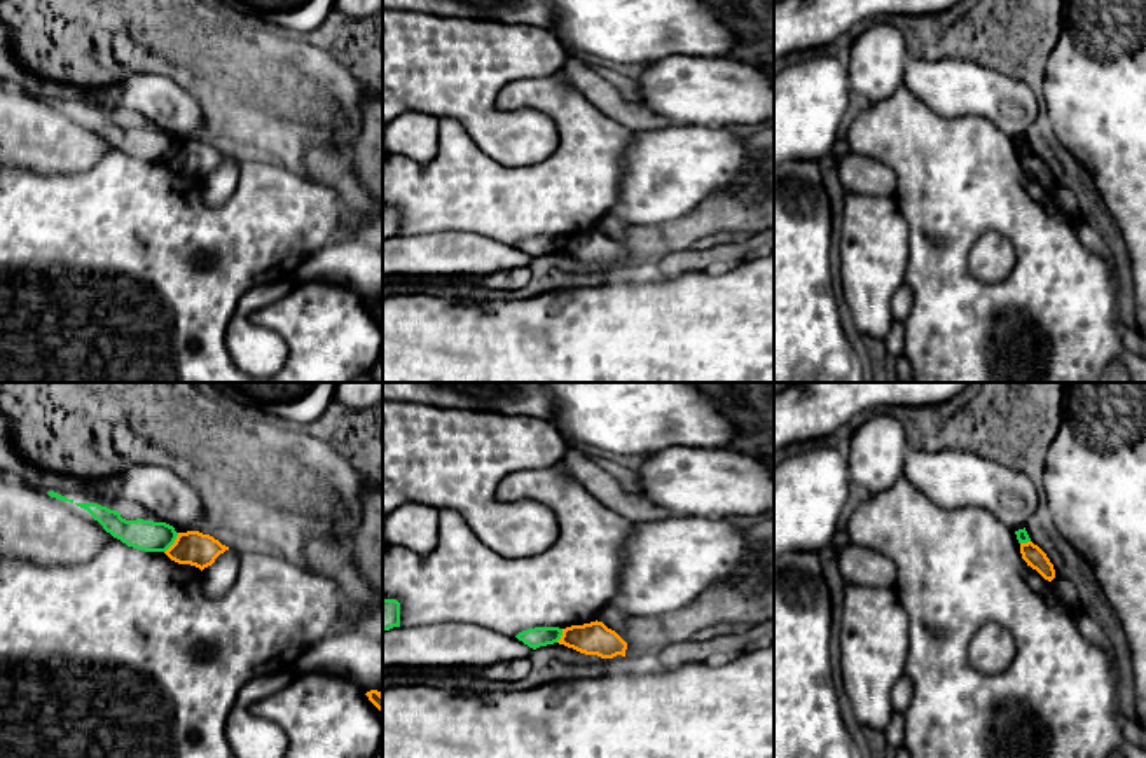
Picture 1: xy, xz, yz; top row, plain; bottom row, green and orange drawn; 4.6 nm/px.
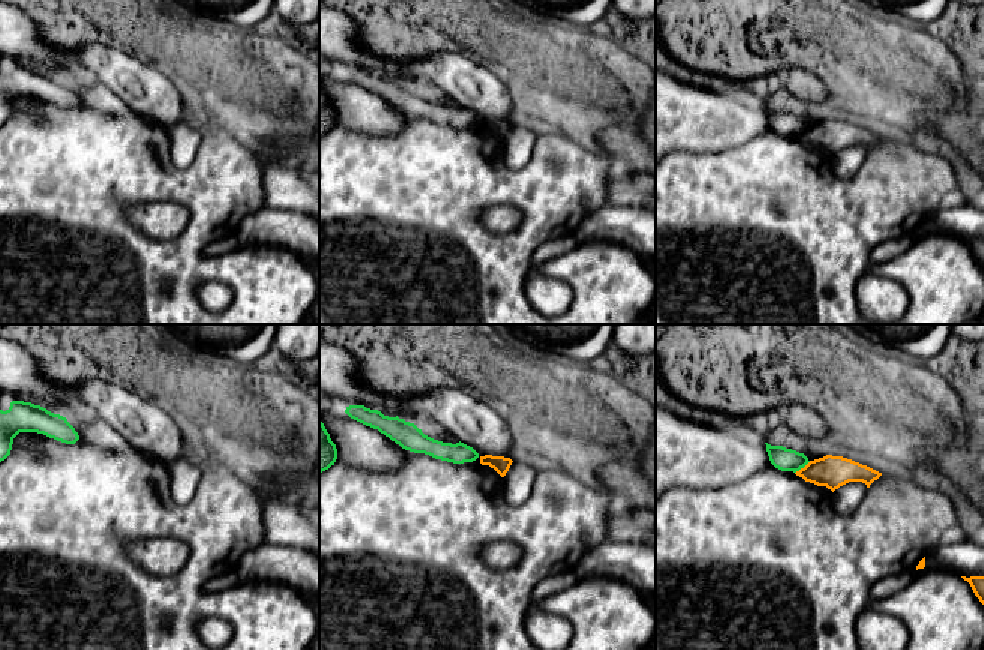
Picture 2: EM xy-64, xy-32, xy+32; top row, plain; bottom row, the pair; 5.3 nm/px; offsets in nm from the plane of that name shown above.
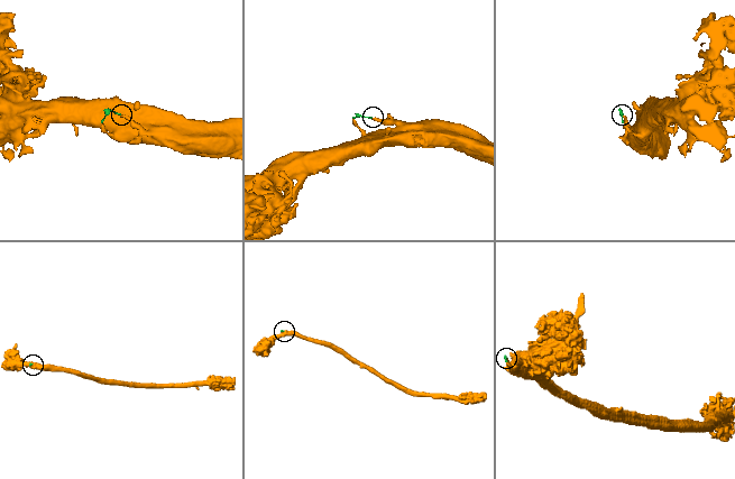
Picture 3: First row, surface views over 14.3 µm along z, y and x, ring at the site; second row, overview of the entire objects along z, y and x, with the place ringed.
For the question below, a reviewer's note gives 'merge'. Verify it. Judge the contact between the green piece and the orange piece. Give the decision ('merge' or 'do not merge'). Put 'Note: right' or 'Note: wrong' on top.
Note: wrong
do not merge

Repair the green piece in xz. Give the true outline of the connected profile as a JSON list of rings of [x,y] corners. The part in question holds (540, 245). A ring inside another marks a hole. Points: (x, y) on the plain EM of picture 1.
[[[535,236],[519,241],[515,246],[528,253],[529,257],[536,258],[540,255],[554,253],[561,248],[563,238],[559,236]]]

